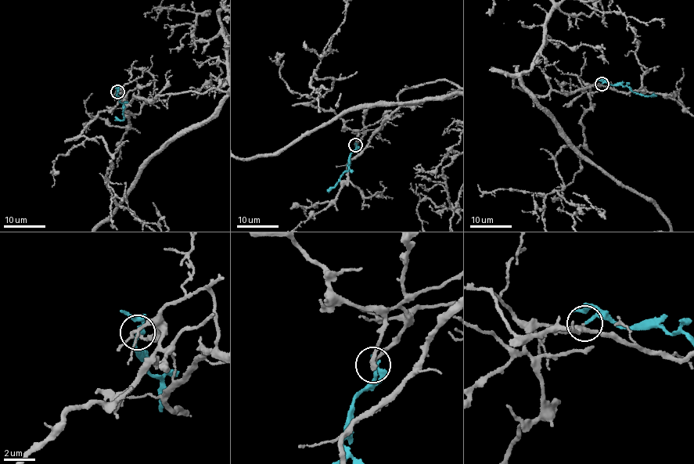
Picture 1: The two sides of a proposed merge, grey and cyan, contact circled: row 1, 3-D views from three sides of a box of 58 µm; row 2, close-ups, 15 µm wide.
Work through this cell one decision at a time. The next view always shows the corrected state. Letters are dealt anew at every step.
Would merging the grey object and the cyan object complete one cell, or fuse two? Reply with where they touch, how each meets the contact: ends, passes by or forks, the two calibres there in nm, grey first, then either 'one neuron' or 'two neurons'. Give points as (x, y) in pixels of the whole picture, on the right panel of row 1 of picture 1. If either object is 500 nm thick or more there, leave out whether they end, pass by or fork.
at (602, 84); grey ends there; cyan ends there; 150 nm thick on the grey side, 200 nm on the other; one neuron

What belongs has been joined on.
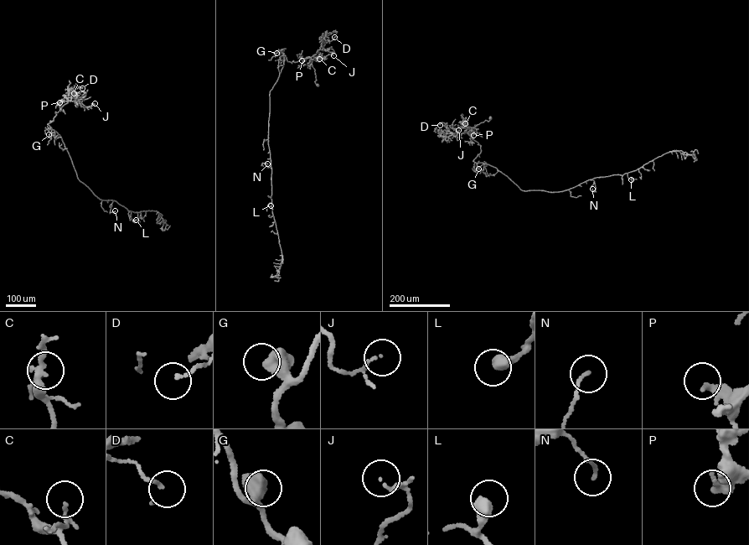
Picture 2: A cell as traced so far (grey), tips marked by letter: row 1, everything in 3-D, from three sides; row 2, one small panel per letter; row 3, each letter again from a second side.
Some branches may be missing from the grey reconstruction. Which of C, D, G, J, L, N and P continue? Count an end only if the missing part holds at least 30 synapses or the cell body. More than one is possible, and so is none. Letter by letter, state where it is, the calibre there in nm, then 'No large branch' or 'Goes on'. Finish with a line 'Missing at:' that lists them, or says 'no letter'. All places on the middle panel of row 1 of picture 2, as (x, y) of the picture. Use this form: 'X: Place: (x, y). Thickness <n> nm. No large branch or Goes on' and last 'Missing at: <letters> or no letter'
C: Place: (319, 59). Thickness 90 nm. No large branch
D: Place: (334, 37). Thickness 130 nm. No large branch
G: Place: (276, 53). Thickness 600 nm. No large branch
J: Place: (333, 55). Thickness 80 nm. No large branch
L: Place: (271, 205). Thickness 550 nm. No large branch
N: Place: (267, 163). Thickness 120 nm. No large branch
P: Place: (302, 60). Thickness 320 nm. No large branch
Missing at: no letter

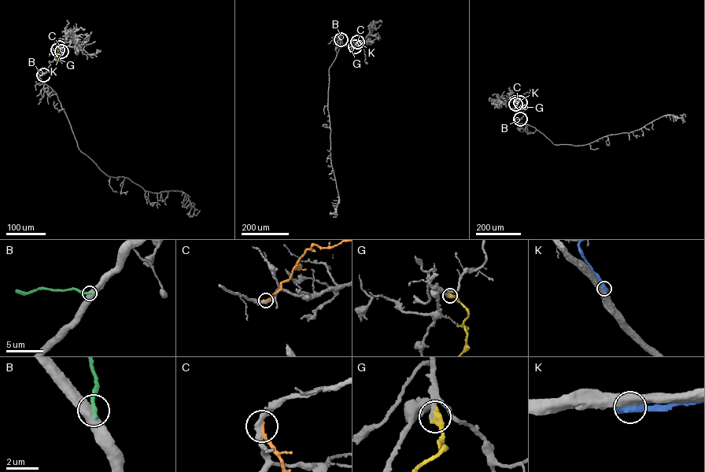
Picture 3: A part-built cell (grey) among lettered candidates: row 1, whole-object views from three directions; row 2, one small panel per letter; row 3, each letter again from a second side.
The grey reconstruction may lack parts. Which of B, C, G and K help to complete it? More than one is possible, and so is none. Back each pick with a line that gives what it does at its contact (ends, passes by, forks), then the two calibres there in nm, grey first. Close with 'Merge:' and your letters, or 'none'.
G: it ends there; 240 nm thick on the grey side, 500 nm on the other
Merge: G

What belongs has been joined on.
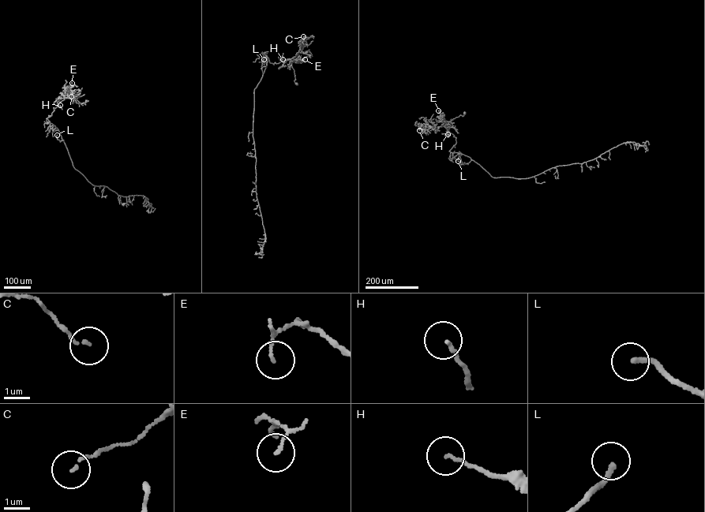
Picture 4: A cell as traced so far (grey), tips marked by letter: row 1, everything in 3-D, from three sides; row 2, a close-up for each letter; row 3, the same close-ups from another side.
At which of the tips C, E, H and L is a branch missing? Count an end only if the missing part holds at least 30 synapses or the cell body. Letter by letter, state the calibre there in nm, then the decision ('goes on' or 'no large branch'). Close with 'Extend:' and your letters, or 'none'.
C: 110 nm thick; no large branch
E: 70 nm thick; no large branch
H: 130 nm thick; no large branch
L: 190 nm thick; no large branch
Extend: none

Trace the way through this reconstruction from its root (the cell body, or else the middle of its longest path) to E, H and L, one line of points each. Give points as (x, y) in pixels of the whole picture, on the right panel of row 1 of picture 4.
E: (464, 113), (463, 116), (447, 121), (438, 110)
H: (464, 113), (463, 116), (460, 115), (447, 121), (444, 127), (448, 127), (447, 134), (450, 135), (448, 134)
L: (464, 113), (448, 121), (444, 126), (456, 137), (456, 143), (449, 151), (471, 159), (461, 165), (458, 161)

